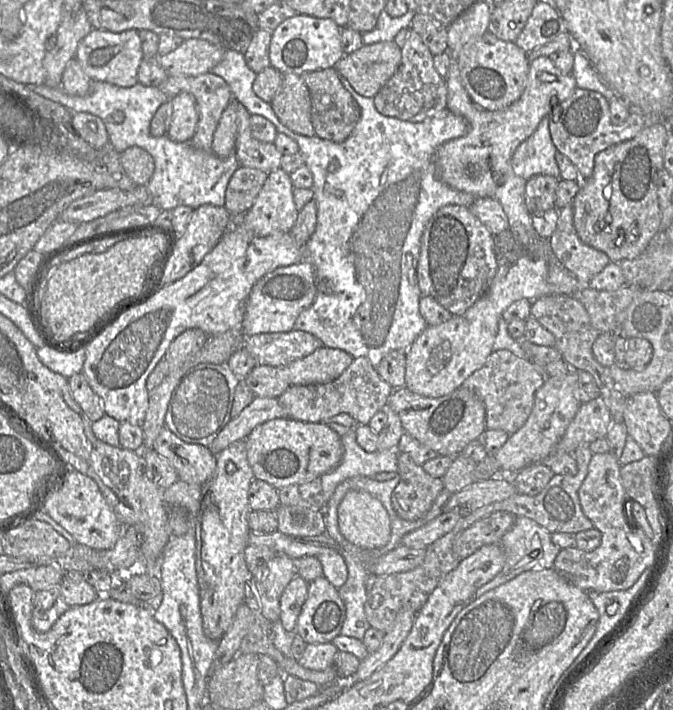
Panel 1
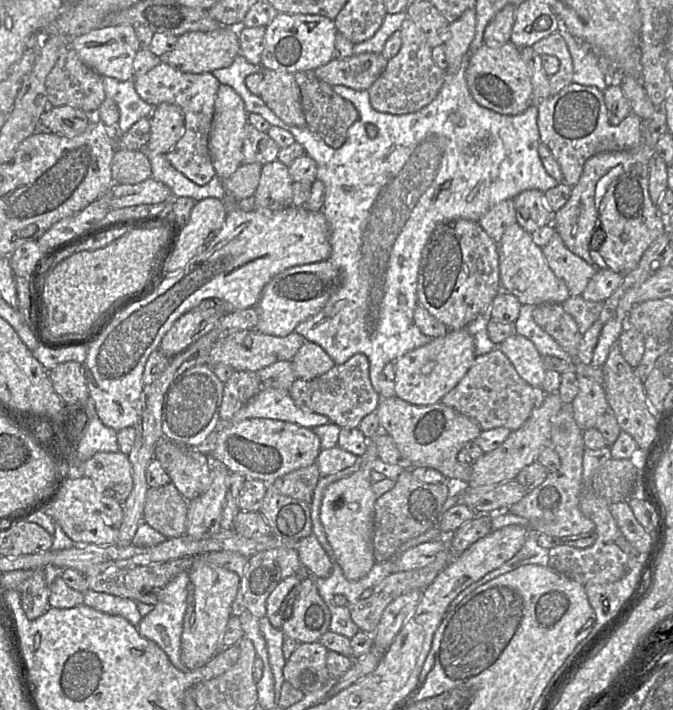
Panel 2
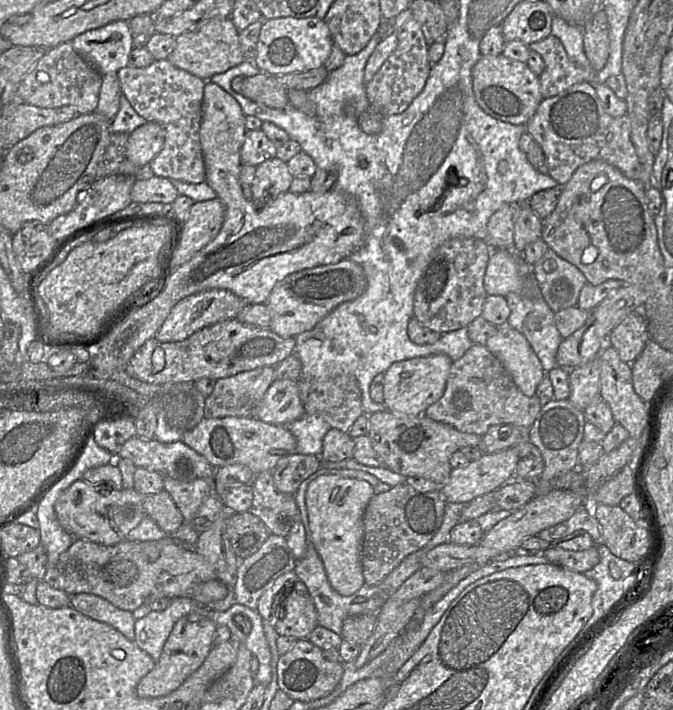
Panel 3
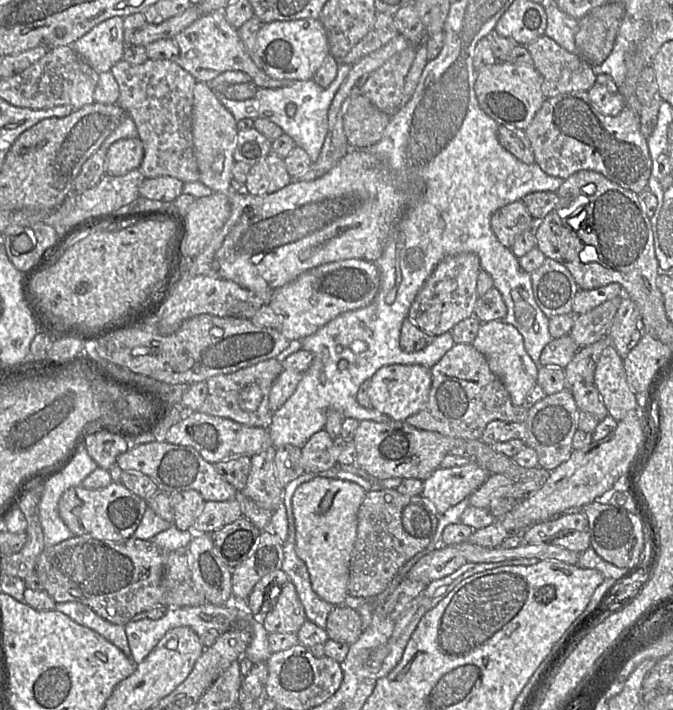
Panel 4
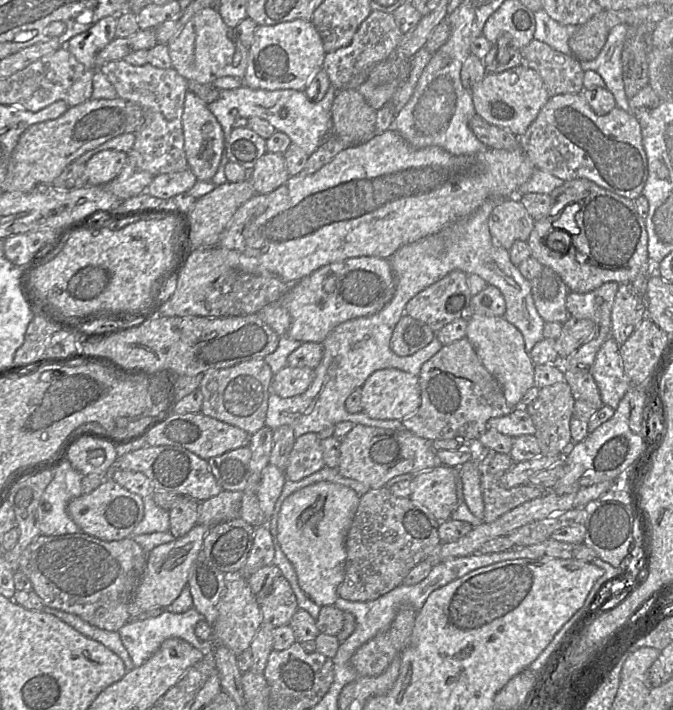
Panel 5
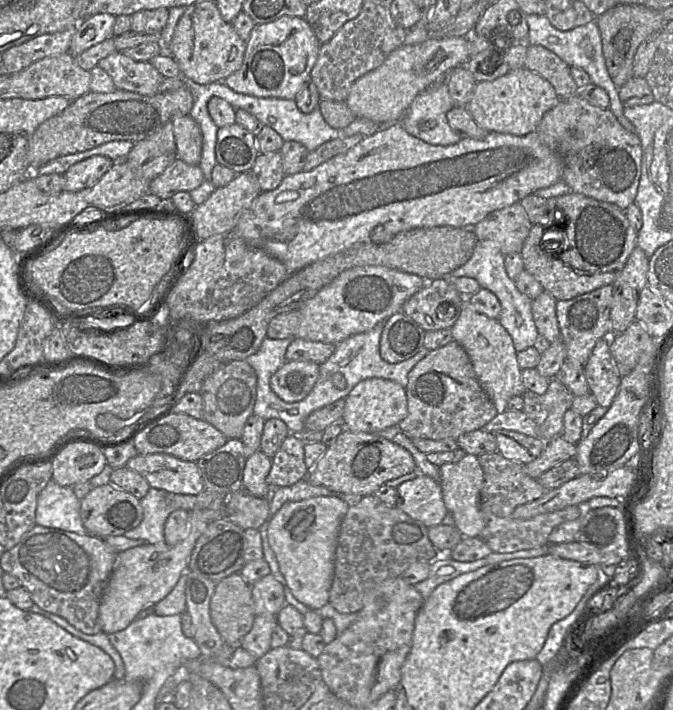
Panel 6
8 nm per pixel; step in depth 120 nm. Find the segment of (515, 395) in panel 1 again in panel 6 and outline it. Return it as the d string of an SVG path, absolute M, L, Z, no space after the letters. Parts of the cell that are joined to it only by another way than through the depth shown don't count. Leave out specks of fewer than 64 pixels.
M456 341L430 351L409 372L405 387L408 415L399 423L410 439L453 439L482 429L498 411L481 387L465 349Z

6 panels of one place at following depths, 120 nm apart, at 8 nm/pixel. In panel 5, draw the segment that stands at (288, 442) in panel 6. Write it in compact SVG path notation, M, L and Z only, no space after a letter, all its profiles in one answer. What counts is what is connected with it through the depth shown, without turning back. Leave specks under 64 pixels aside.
M306 433L295 439L284 470L288 480L299 481L325 467L320 442L317 433Z

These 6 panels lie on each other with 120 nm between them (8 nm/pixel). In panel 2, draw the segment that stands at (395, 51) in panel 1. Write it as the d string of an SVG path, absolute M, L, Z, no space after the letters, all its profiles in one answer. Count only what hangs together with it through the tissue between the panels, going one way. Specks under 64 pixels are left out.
M381 53L353 54L347 58L334 58L314 70L320 80L334 85L344 85L354 90L369 90L383 73L388 60Z

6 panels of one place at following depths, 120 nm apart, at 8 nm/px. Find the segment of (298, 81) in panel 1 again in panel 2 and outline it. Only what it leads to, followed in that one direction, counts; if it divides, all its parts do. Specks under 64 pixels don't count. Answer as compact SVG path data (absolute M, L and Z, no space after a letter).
M262 69L259 96L286 124L307 126L301 102L301 91L295 75L285 71Z

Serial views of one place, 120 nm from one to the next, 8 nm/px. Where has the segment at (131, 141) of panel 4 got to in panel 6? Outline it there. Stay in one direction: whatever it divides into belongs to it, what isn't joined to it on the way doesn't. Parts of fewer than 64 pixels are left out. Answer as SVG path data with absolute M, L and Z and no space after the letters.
M101 155L77 162L64 173L64 191L77 192L93 186L112 167L114 162L111 158Z

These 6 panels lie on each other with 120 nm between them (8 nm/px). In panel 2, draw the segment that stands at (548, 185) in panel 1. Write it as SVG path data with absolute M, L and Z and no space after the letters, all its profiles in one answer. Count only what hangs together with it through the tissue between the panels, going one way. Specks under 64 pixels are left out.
M528 189L514 197L517 223L528 233L552 225L555 212L551 211L544 200L544 192Z

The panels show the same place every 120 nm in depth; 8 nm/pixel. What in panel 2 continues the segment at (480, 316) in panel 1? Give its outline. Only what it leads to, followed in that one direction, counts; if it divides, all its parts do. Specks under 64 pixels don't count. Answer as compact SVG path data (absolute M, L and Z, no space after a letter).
M465 328L449 330L445 336L434 338L394 362L395 396L416 406L436 404L461 381L475 358L473 336Z

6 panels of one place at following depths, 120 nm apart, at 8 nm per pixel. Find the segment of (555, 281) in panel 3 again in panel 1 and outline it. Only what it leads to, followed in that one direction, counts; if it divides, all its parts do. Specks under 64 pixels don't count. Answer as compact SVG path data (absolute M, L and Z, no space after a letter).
M572 205L559 210L555 231L549 238L550 247L564 268L570 271L581 287L588 287L591 279L611 261L599 250L584 244L573 225Z

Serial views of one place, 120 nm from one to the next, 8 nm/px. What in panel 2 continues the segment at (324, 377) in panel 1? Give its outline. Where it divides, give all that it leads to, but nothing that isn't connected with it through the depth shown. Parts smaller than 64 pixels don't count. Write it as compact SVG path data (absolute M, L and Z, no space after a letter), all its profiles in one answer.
M306 341L291 360L298 379L311 380L329 370L335 363L332 358L317 344Z

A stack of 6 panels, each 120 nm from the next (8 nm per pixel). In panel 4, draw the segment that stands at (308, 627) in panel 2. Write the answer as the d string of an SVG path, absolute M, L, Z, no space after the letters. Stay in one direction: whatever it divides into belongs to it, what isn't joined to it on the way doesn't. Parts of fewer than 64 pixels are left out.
M292 582L280 587L275 604L260 616L268 633L297 633L307 620L305 610Z

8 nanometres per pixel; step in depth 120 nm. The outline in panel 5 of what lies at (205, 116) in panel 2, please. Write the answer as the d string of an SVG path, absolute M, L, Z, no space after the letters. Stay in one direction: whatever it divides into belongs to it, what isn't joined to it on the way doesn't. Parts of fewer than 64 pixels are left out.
M124 59L110 61L97 69L106 75L118 97L141 106L145 111L145 124L135 133L134 146L128 153L134 156L138 165L154 176L188 169L182 125L188 80L173 67L162 69L150 63L134 66Z

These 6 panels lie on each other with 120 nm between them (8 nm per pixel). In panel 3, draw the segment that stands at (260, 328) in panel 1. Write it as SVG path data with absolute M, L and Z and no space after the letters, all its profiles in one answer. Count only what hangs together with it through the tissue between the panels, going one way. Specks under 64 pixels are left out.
M350 259L292 273L275 285L265 303L271 313L270 329L282 338L295 338L313 329L340 304L359 298L367 284L363 268Z

